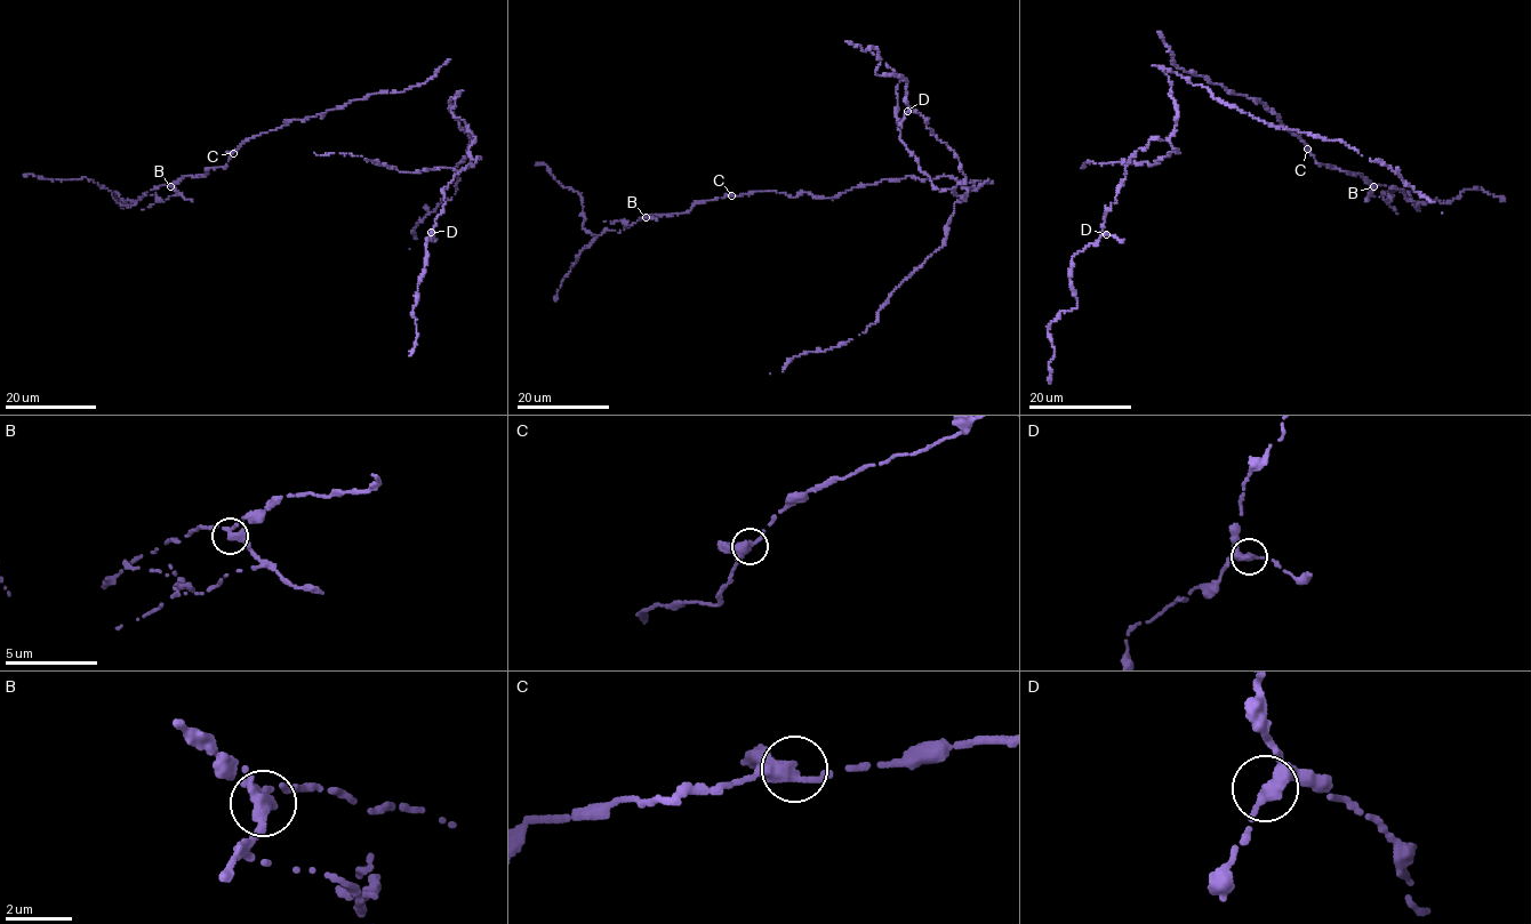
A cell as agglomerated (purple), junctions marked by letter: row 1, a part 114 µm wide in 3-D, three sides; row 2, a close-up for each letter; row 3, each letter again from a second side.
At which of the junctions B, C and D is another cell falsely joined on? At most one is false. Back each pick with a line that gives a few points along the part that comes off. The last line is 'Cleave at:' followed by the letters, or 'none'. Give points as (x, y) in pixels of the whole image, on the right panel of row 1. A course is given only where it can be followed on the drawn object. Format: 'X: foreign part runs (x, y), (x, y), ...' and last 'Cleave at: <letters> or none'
B: foreign part runs (1373, 187), (1371, 193), (1387, 199), (1399, 213)
Cleave at: B

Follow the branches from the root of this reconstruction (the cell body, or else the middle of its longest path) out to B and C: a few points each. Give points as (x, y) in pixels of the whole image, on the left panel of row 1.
B: (375, 94), (242, 141), (225, 168), (179, 178), (171, 187)
C: (375, 94), (317, 115), (290, 120), (286, 126), (242, 141), (233, 153)

